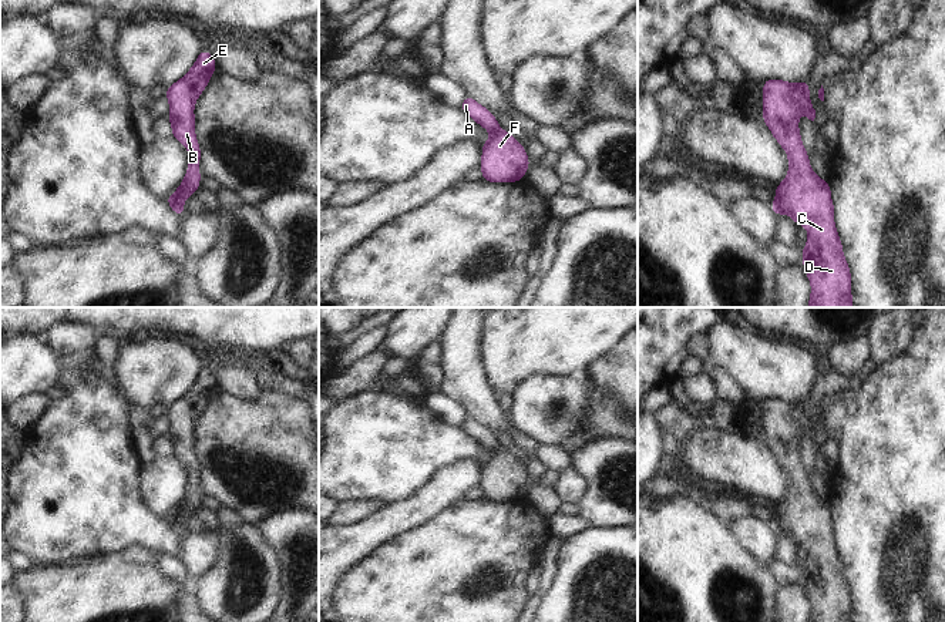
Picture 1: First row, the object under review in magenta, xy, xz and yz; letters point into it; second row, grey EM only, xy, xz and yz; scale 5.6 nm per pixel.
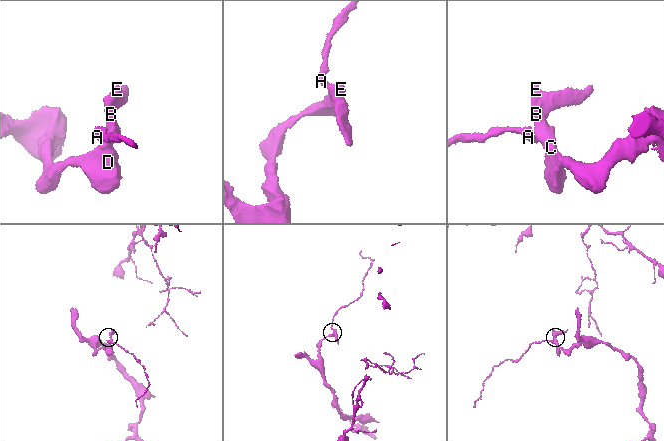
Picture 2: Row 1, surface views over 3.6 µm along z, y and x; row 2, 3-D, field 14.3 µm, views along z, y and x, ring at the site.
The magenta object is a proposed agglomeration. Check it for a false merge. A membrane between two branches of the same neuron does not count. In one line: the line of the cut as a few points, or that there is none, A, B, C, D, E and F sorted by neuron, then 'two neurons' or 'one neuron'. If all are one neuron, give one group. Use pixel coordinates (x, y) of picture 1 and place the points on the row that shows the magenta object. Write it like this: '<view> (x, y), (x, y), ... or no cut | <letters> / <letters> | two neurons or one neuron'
yz (776, 198), (783, 212) | A / B C D E F | two neurons

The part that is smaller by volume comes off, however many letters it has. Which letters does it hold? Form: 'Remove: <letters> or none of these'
Remove: A

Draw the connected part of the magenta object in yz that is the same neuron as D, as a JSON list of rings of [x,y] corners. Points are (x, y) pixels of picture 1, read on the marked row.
[[[777,78],[763,81],[763,121],[788,157],[787,178],[776,188],[777,202],[783,214],[788,214],[796,225],[808,231],[808,241],[803,248],[803,268],[811,283],[807,307],[852,307],[851,270],[843,253],[843,243],[834,223],[834,204],[831,188],[811,168],[808,152],[804,149],[798,130],[798,115],[804,112],[814,121],[815,110],[808,98],[808,80],[787,83]]]

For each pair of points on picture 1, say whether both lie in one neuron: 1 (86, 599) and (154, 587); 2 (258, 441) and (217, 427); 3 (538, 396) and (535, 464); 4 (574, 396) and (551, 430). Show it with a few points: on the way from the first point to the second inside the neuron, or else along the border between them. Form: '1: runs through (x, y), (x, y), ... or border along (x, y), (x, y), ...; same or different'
1: runs through (103, 599), (137, 599); same
2: runs through (248, 441), (236, 441), (226, 431); same
3: border along (510, 423), (537, 444); different
4: runs through (568, 404), (568, 412), (560, 422); same

